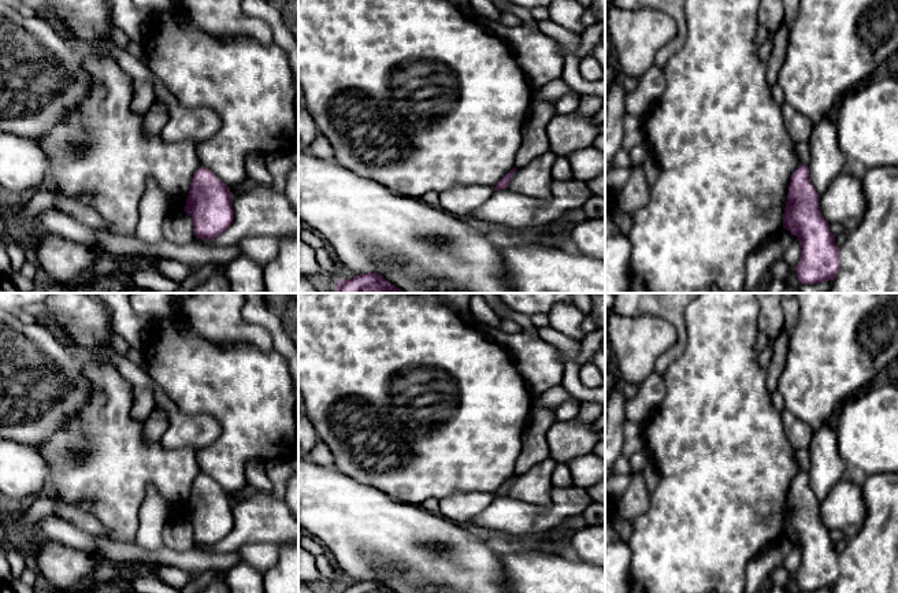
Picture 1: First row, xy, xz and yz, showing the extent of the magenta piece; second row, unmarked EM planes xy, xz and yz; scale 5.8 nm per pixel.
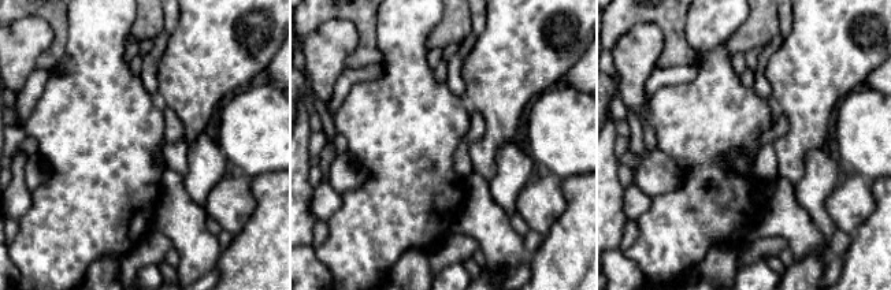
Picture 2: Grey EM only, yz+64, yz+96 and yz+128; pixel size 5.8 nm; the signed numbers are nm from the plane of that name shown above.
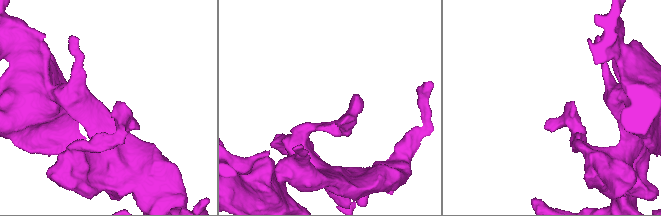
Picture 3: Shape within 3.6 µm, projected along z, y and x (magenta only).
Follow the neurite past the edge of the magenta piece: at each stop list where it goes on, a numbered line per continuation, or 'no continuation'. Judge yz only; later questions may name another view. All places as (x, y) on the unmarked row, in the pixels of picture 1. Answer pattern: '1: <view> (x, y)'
no continuation

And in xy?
no continuation

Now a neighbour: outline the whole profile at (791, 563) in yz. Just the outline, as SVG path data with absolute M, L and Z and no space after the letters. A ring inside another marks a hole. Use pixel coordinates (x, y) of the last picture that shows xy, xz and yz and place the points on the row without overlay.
M793 546L793 549L790 551L790 553L786 556L786 559L783 560L783 567L791 574L795 575L799 564L801 564L801 551L798 546Z

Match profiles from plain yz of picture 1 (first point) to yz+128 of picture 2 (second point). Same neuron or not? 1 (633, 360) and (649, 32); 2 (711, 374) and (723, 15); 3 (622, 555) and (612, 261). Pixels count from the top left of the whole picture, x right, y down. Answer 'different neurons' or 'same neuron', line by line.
1: same neuron
2: same neuron
3: same neuron

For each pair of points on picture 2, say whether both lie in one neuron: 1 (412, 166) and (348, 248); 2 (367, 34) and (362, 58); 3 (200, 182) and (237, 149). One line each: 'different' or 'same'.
1: same
2: same
3: different

